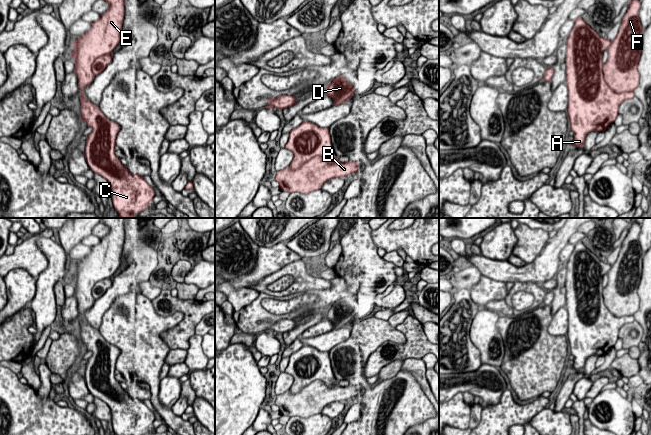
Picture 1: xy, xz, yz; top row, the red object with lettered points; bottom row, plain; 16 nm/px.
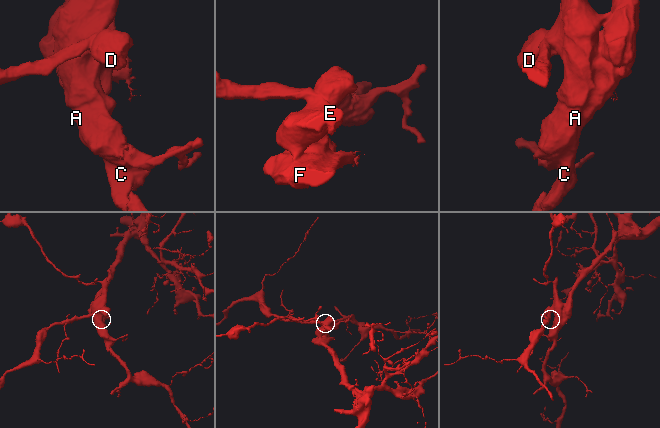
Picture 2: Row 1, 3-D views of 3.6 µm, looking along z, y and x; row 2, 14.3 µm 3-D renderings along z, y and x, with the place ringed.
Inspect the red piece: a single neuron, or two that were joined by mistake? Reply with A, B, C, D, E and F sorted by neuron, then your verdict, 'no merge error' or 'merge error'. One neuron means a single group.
A B C D F / E | merge error

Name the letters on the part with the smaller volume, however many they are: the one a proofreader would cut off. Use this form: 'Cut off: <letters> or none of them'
Cut off: E

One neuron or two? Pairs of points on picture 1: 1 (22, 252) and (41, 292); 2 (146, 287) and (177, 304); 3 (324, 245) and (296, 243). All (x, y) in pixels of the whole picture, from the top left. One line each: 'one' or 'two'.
1: two
2: two
3: one

